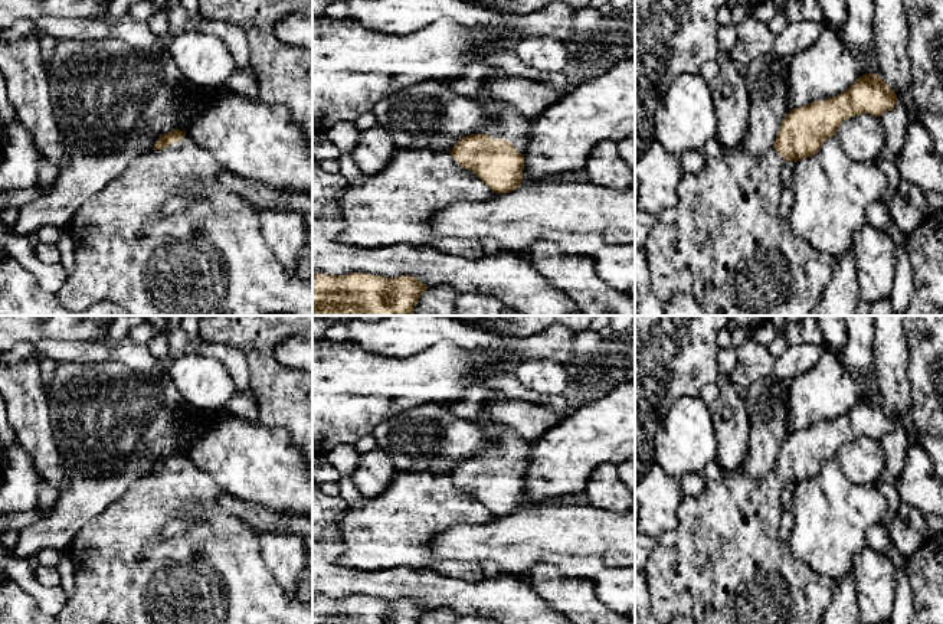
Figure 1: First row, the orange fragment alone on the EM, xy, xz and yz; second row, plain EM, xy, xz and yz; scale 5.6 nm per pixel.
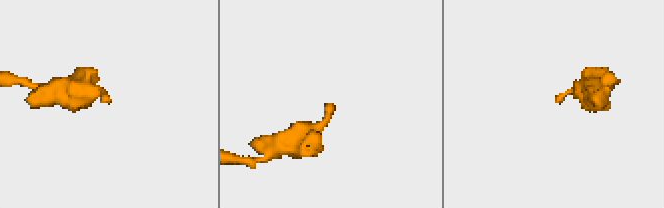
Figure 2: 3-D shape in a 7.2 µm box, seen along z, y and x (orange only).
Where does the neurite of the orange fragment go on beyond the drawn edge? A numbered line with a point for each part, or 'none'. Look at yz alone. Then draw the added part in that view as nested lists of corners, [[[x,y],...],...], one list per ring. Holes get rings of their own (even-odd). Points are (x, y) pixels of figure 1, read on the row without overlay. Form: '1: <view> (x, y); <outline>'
1: yz (724, 564); [[[739,470],[726,478],[707,480],[697,496],[682,497],[677,529],[655,539],[644,571],[651,608],[659,624],[671,624],[674,617],[691,617],[695,624],[819,624],[832,602],[835,581],[816,574],[777,536],[785,487],[775,471],[754,478]]]

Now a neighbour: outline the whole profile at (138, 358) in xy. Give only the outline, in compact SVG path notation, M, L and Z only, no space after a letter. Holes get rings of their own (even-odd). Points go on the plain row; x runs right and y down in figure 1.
M128 337L112 347L101 340L42 340L35 349L40 357L50 357L58 363L119 362L137 372L167 373L167 366L148 350L147 344L134 343Z

